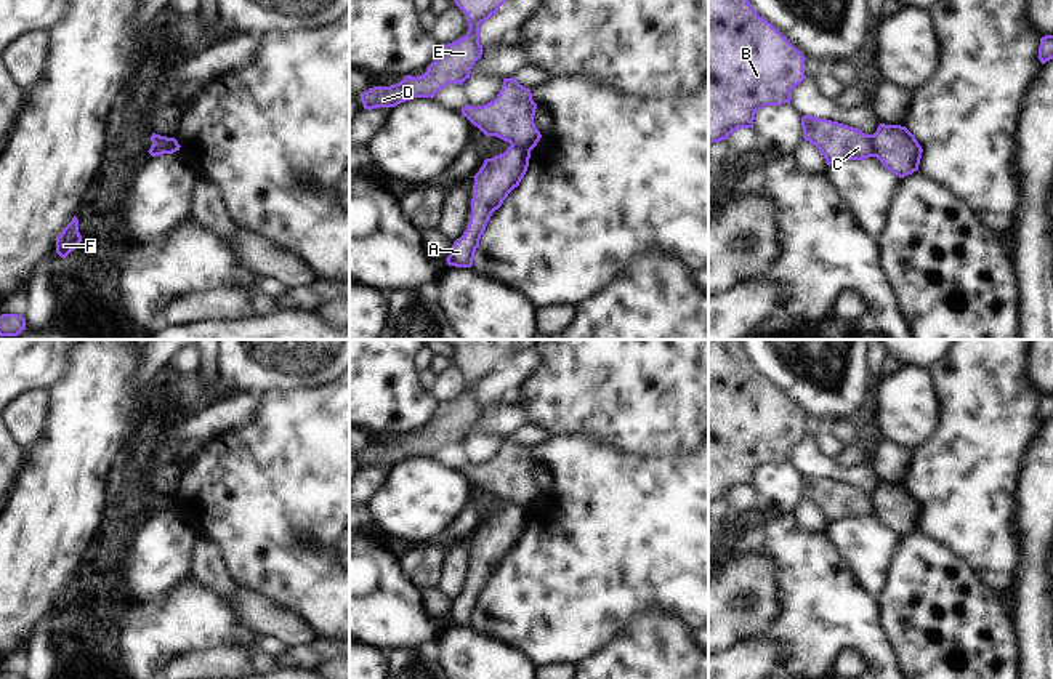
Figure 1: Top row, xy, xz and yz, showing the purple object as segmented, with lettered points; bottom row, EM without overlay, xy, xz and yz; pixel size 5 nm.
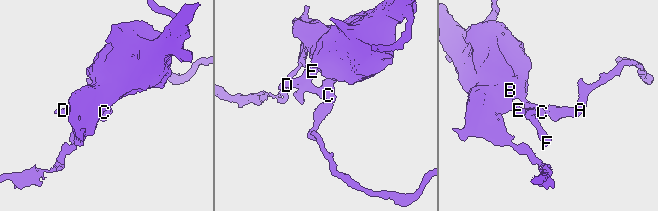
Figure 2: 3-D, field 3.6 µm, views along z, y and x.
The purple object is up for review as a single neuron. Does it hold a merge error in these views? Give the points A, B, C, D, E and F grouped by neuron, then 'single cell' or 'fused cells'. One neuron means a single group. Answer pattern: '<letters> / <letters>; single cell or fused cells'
A / B C D E F; fused cells

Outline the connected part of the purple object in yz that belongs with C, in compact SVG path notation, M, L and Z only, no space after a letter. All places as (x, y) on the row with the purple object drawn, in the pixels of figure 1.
M803 115L801 127L805 141L821 151L829 167L843 160L864 160L875 154L872 135L857 128L813 115Z

